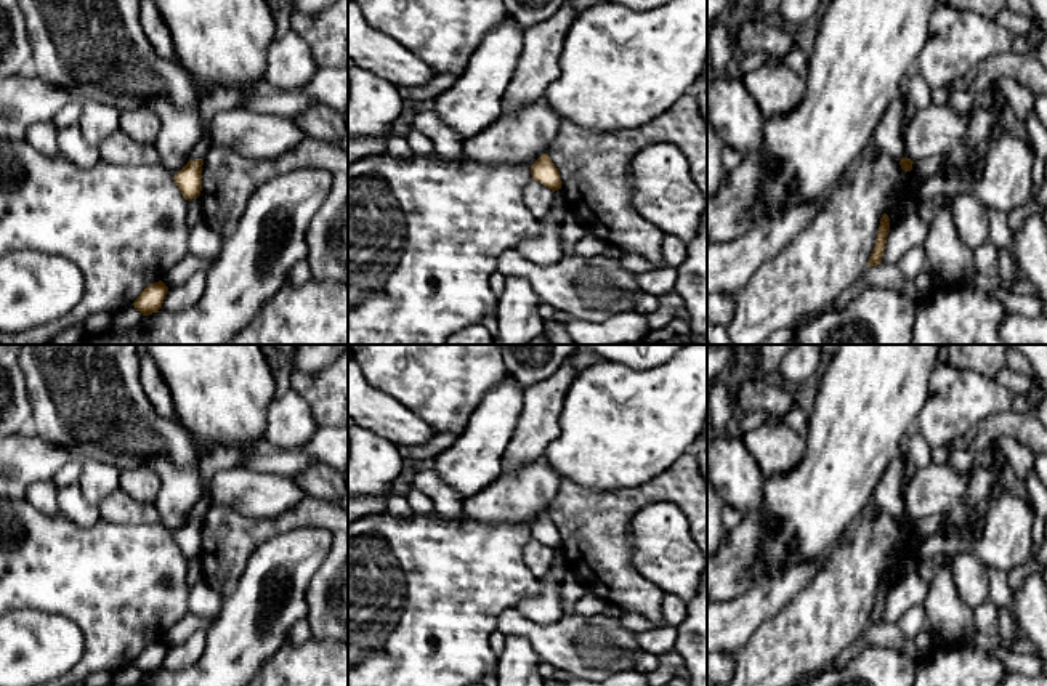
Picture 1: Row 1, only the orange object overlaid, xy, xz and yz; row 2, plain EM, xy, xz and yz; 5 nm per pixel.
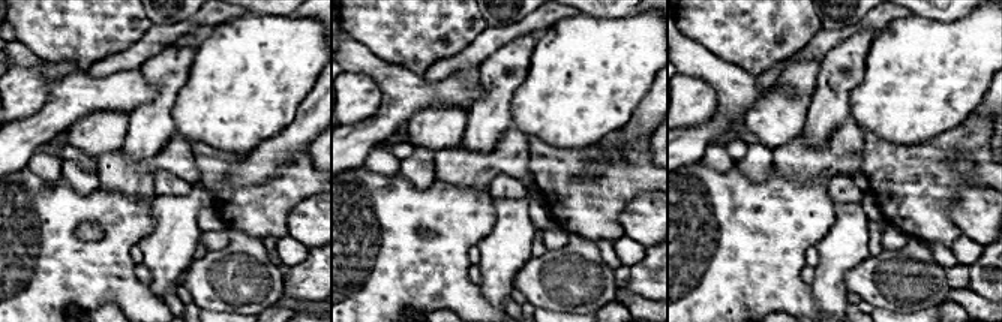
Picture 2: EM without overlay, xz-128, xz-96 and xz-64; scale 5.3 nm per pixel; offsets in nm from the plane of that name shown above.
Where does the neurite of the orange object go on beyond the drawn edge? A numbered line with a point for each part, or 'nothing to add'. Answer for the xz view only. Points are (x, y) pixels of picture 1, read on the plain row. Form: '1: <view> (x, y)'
nothing to add

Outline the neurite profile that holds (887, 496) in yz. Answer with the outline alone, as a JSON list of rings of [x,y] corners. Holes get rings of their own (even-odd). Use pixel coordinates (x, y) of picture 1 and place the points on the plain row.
[[[904,454],[891,460],[888,470],[879,479],[872,495],[877,510],[898,519],[904,516],[904,498],[901,494],[904,465]]]

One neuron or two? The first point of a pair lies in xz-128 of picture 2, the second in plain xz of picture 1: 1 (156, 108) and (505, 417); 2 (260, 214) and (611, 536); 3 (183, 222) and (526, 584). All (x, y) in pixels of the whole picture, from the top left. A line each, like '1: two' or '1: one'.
1: two
2: one
3: two

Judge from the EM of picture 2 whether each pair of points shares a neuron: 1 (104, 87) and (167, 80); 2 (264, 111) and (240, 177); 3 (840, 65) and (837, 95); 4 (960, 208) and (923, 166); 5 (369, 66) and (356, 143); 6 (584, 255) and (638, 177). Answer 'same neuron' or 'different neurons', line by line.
1: different neurons
2: different neurons
3: same neuron
4: different neurons
5: same neuron
6: different neurons

